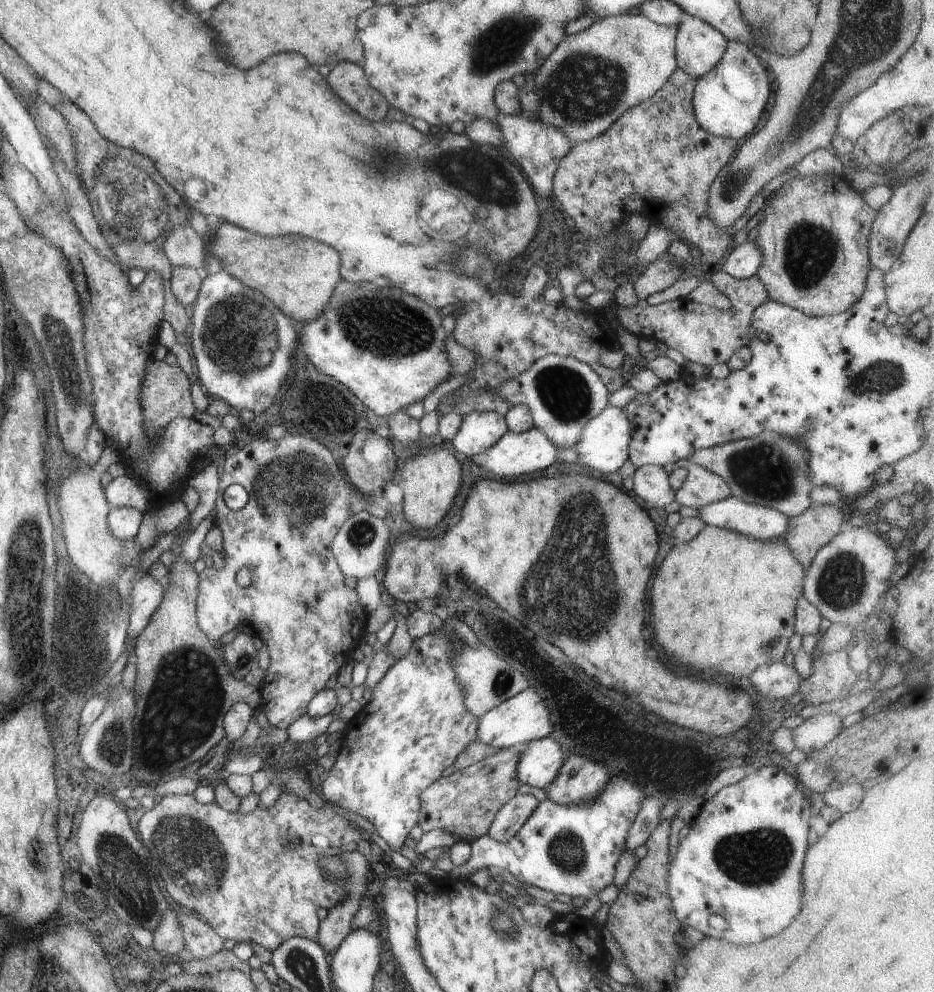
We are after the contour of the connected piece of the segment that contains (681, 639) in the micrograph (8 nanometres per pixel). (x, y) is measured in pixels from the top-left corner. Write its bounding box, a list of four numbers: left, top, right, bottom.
[649,525,804,676]

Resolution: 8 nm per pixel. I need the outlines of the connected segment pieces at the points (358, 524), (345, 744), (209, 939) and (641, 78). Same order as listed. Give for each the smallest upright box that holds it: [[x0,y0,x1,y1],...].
[[330,510,389,580],[321,629,479,870],[177,913,223,959],[533,13,678,144]]

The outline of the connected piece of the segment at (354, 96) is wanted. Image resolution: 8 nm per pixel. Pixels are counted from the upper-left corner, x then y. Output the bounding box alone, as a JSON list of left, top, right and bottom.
[327,62,388,122]

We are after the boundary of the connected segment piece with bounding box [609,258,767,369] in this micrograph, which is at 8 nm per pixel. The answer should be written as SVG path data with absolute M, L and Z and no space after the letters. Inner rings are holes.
M661 258L653 260L646 268L632 284L636 301L628 307L619 307L615 302L609 306L615 307L614 318L617 325L637 339L662 341L669 348L679 352L686 361L697 363L706 369L715 364L726 364L737 348L747 345L751 336L748 327L751 324L753 310L767 301L763 284L755 273L748 278L737 279L717 270L709 280L731 302L731 308L717 310L717 308L711 308L707 305L693 303L686 298L660 302L659 305L650 305L646 301L649 295L671 286L678 278L675 278L675 274L663 272L663 270L671 268L671 264L667 264L667 261Z

